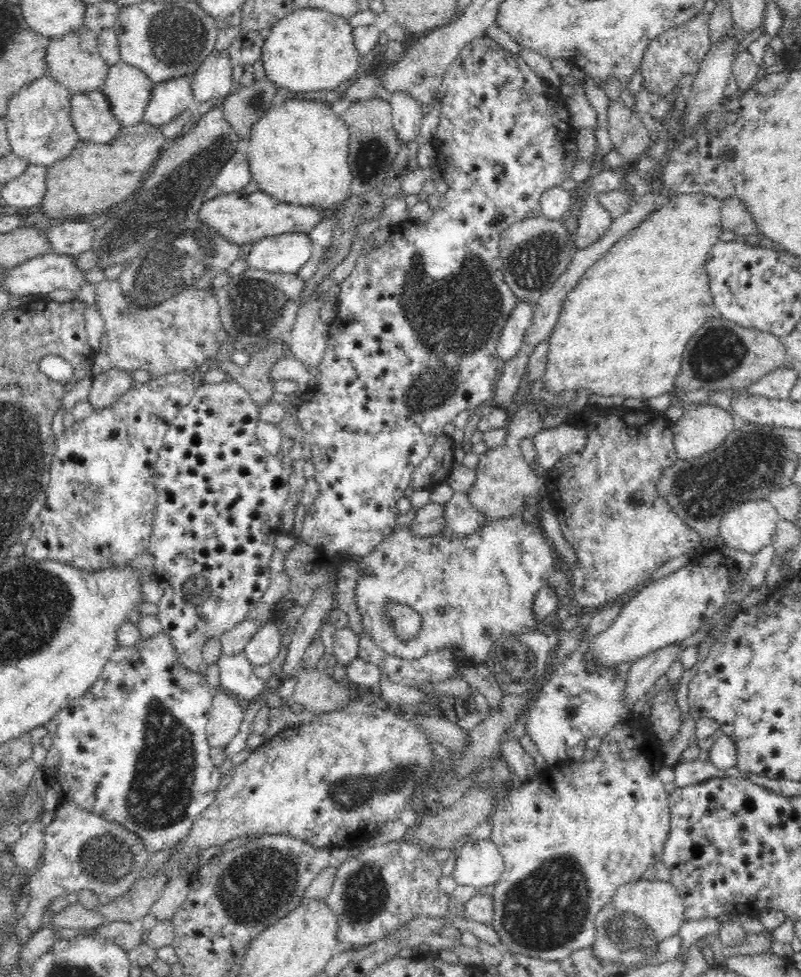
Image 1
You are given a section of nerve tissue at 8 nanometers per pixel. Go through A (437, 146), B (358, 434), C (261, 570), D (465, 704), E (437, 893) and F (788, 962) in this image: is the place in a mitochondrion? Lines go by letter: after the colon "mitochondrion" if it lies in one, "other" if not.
A: other
B: mitochondrion
C: other
D: other
E: other
F: other

